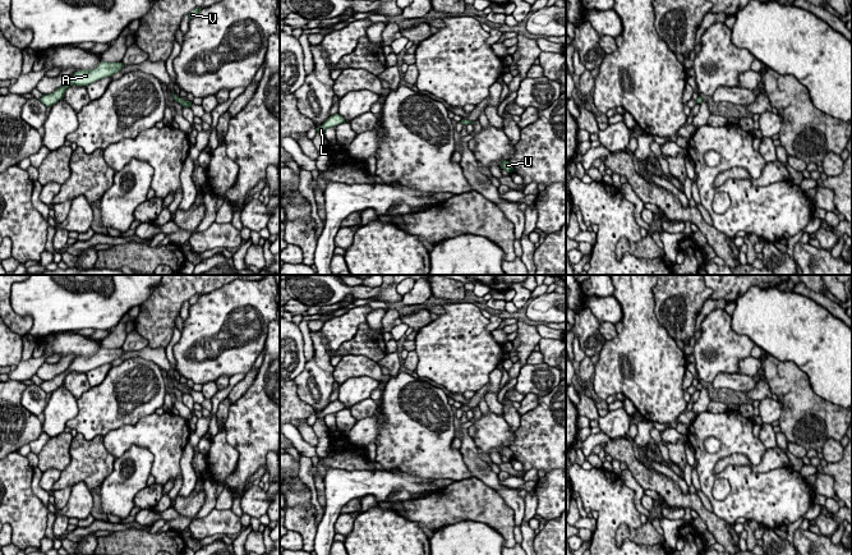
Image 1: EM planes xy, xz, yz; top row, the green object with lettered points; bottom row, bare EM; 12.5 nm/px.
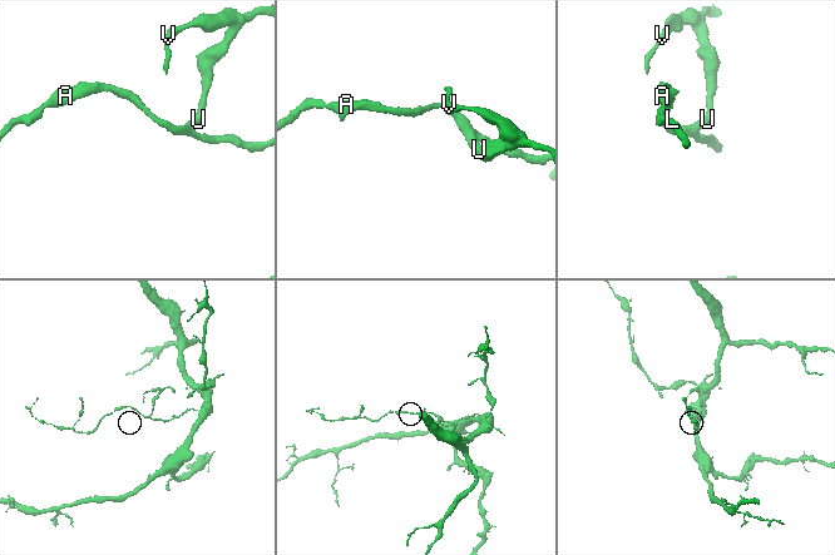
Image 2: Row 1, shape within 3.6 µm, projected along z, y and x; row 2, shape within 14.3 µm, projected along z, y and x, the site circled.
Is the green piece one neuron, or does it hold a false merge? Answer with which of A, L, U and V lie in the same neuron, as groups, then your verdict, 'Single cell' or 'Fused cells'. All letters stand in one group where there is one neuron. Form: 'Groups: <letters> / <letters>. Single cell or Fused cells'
Groups: A L / U V. Fused cells

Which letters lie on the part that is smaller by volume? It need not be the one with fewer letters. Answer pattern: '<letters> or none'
A, L

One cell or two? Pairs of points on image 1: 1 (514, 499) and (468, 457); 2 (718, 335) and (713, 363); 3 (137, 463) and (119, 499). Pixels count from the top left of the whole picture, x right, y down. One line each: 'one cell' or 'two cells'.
1: one cell
2: one cell
3: one cell

